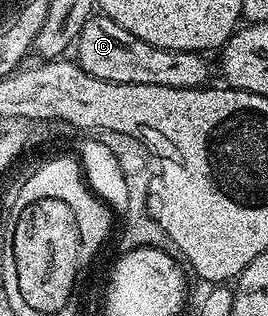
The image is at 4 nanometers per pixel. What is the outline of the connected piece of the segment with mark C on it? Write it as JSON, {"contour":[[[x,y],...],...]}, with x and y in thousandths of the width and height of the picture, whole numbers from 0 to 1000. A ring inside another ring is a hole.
{"contour":[[[340,51],[310,76],[284,130],[284,199],[313,228],[373,253],[448,266],[552,266],[623,272],[660,285],[735,285],[765,275],[784,247],[784,209],[750,168],[720,158],[616,158],[582,152],[448,89],[433,63],[392,51]]]}

